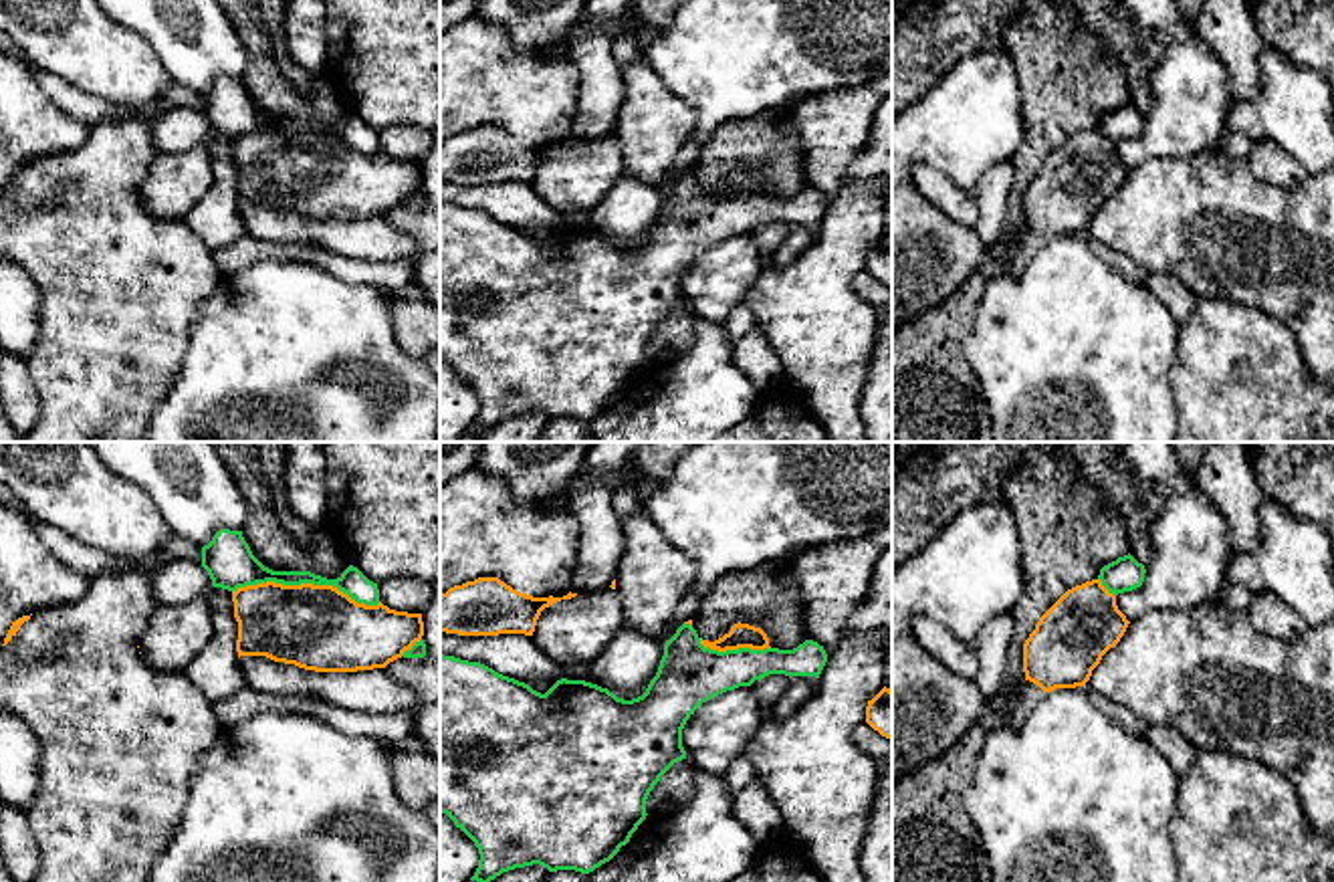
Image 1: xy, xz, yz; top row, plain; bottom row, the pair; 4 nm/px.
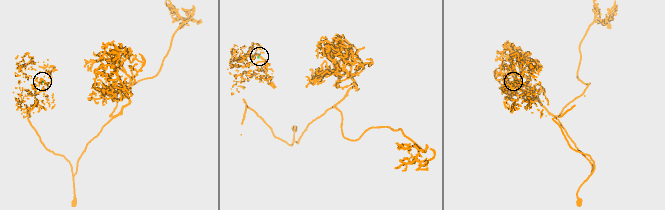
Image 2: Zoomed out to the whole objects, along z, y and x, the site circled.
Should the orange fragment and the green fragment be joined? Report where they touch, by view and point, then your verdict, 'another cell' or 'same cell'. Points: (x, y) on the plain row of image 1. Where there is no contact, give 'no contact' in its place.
meets orange in xy at (307, 132); another cell

